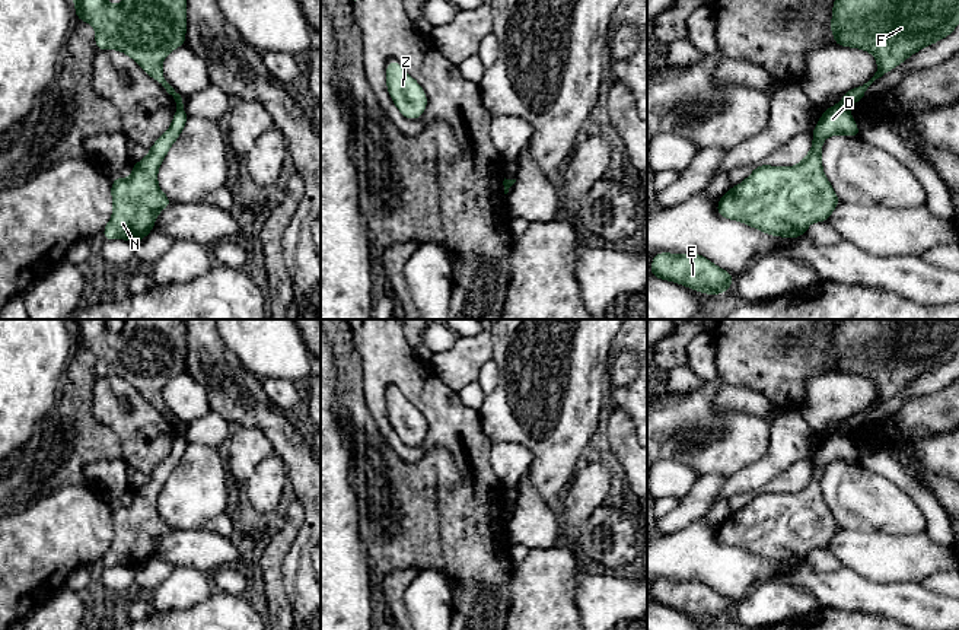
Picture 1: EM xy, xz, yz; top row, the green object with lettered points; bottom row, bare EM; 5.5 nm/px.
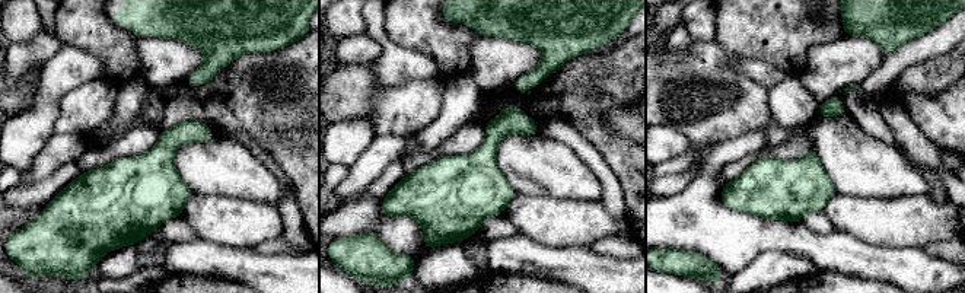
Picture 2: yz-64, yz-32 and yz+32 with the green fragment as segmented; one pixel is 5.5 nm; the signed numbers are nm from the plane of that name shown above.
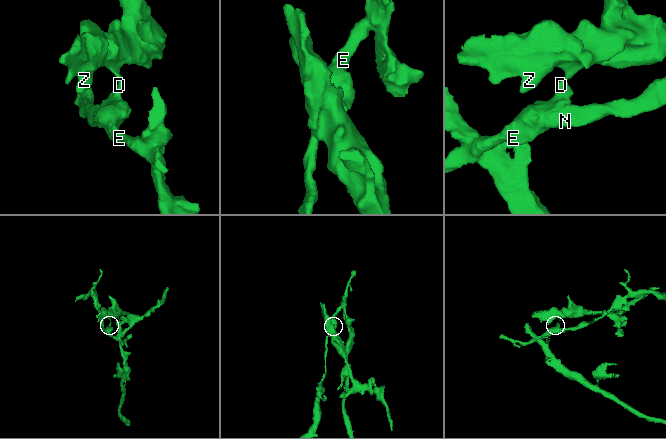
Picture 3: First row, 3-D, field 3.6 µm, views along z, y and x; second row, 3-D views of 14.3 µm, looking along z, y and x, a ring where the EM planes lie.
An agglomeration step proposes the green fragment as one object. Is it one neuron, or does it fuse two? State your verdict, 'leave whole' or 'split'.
split

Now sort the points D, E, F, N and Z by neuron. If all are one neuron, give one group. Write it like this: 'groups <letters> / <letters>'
groups D E N / F Z

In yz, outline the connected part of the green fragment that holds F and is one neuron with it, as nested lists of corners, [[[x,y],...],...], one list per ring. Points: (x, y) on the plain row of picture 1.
[[[838,319],[831,347],[835,370],[861,375],[877,386],[874,402],[845,419],[841,432],[861,427],[876,405],[958,351],[959,319]]]

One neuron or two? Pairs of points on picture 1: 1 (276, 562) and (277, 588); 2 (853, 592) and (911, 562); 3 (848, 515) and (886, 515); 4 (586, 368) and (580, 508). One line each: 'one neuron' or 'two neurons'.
1: one neuron
2: two neurons
3: one neuron
4: two neurons

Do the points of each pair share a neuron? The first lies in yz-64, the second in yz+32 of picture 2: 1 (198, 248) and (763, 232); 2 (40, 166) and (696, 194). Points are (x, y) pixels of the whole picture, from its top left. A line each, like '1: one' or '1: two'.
1: one
2: two

